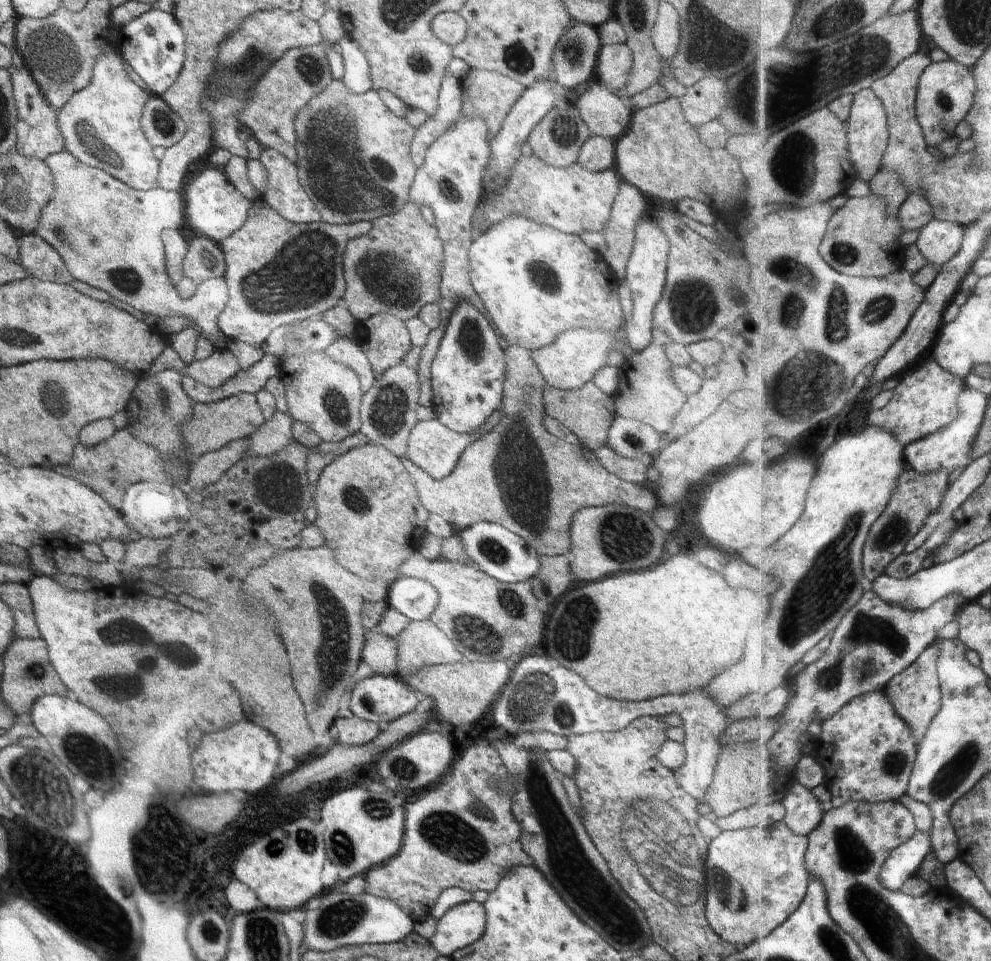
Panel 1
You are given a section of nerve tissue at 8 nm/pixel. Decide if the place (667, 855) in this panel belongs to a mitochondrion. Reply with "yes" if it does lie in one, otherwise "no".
yes

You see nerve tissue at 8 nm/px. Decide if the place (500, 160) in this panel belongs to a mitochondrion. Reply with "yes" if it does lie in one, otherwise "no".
no

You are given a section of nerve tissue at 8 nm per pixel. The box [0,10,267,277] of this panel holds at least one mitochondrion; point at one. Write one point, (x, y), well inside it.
(56, 54)

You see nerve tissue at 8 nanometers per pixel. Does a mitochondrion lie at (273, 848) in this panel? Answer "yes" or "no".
no

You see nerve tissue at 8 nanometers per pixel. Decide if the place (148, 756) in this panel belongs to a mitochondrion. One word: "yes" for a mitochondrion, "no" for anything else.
no

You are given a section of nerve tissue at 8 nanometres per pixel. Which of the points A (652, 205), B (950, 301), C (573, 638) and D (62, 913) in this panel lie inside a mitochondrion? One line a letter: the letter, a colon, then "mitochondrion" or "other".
A: other
B: other
C: mitochondrion
D: other

